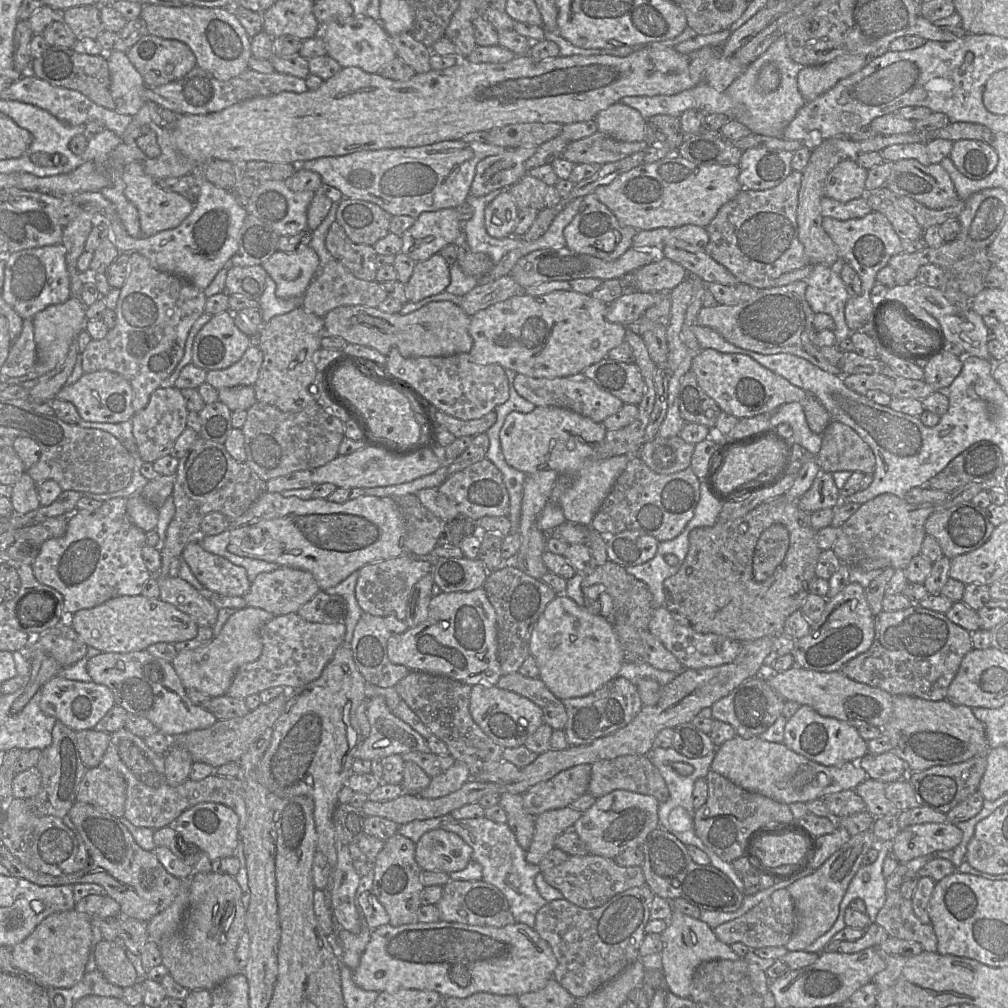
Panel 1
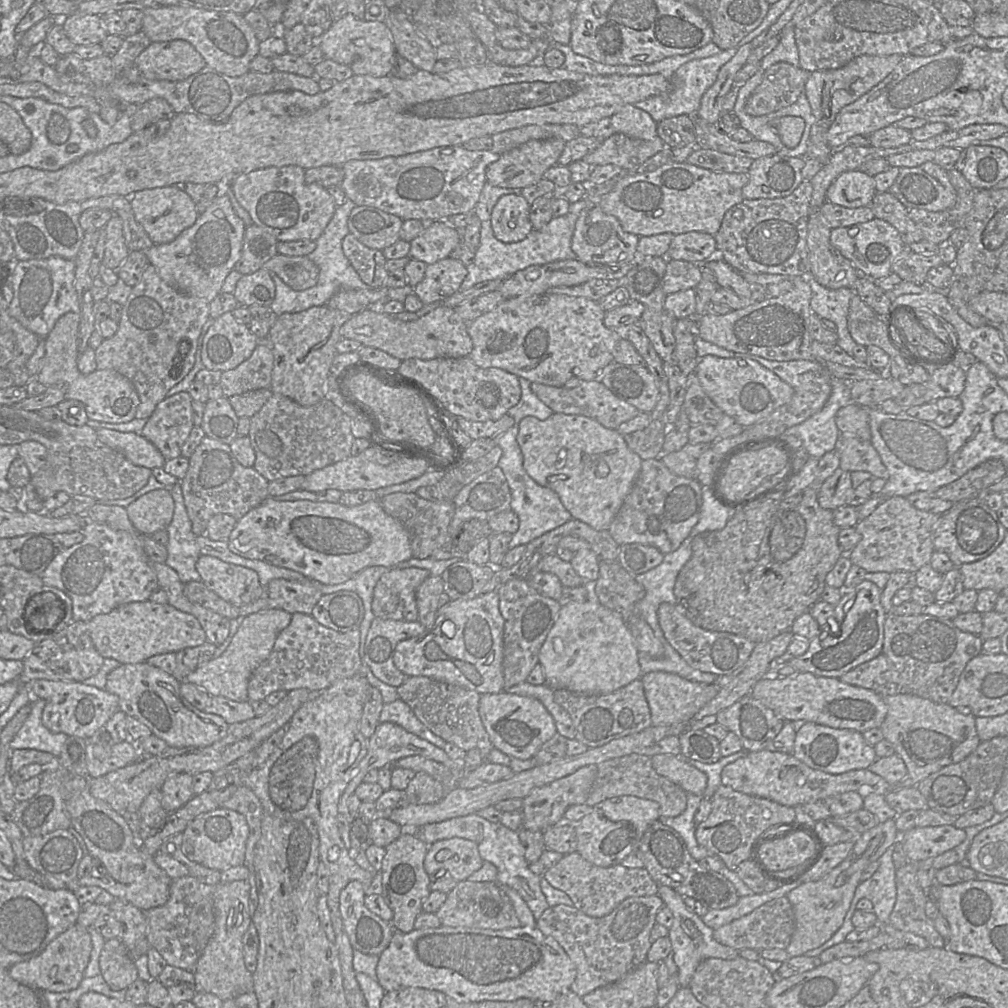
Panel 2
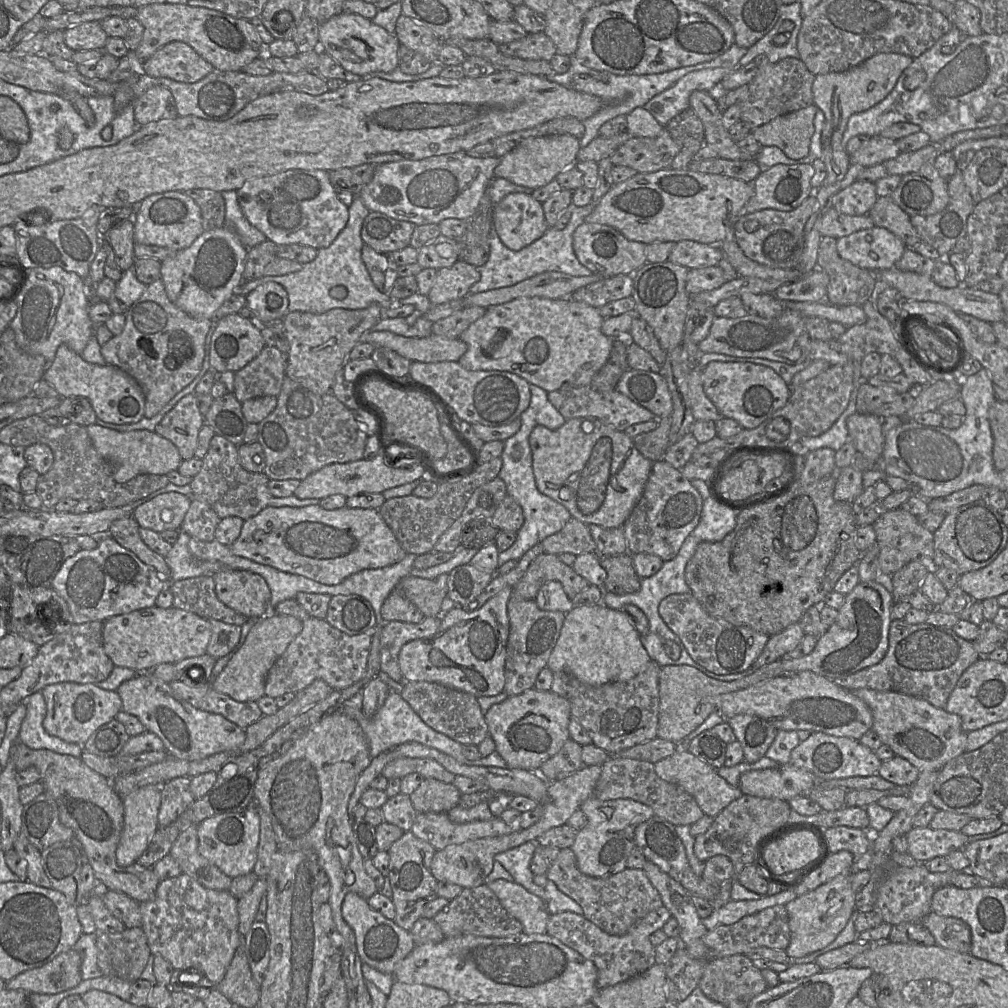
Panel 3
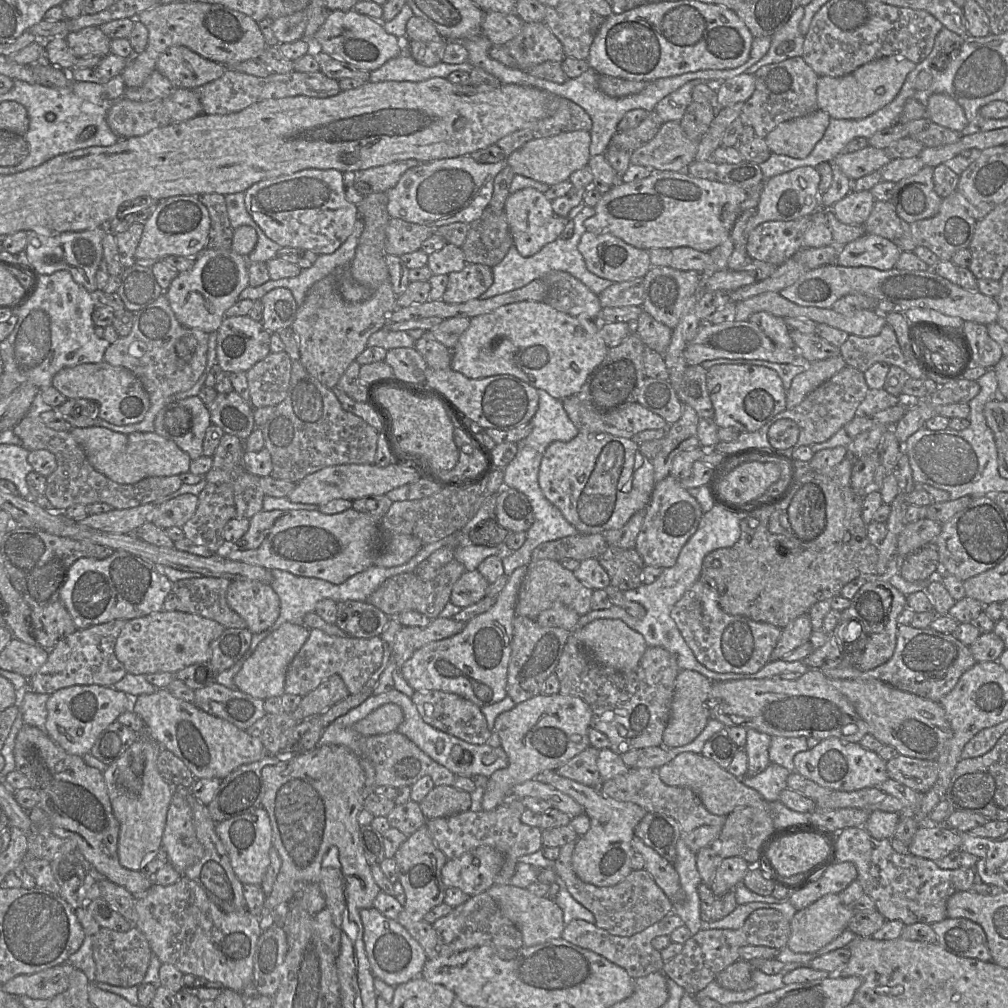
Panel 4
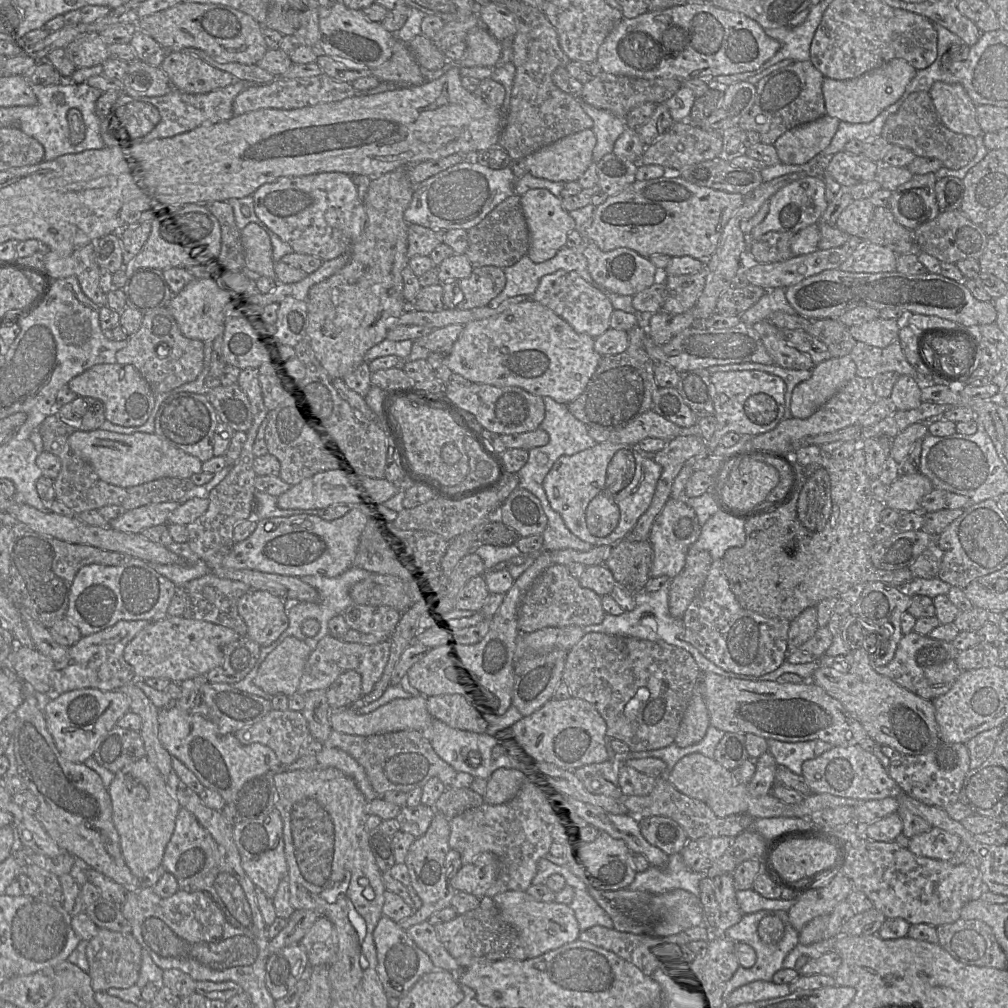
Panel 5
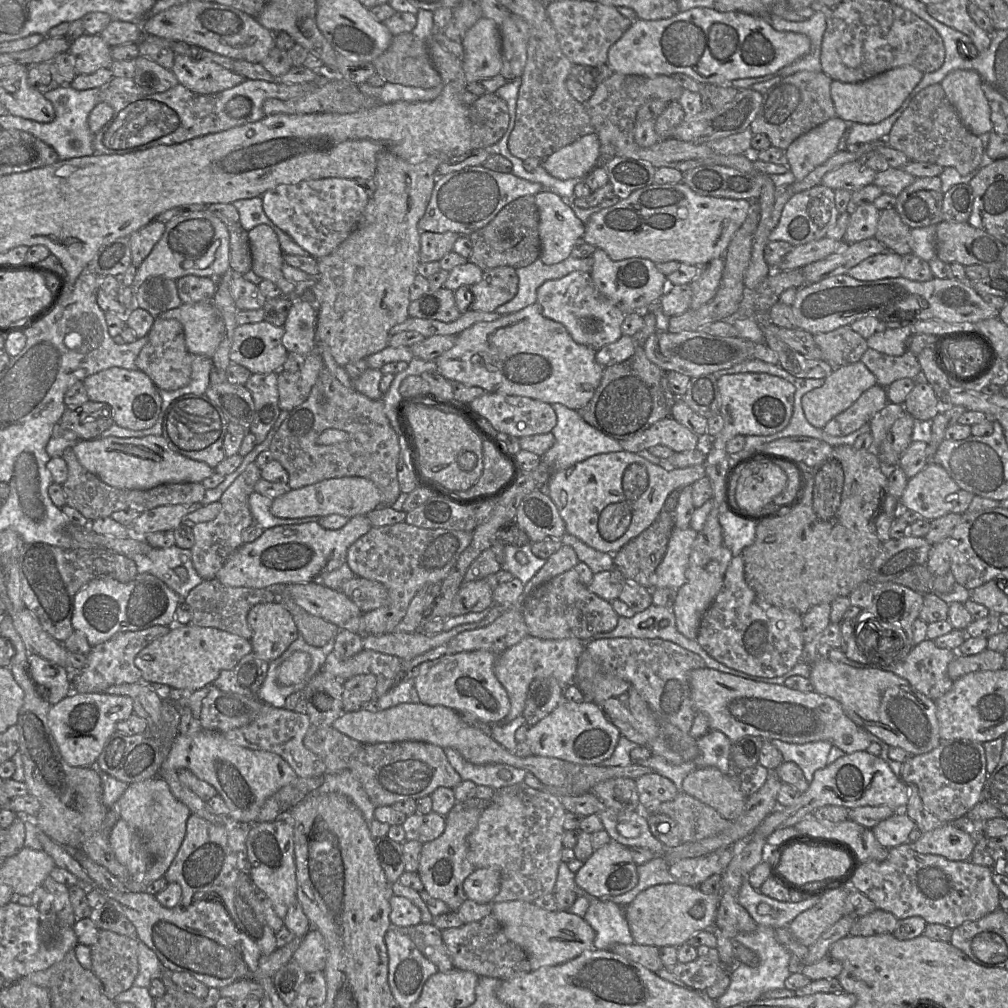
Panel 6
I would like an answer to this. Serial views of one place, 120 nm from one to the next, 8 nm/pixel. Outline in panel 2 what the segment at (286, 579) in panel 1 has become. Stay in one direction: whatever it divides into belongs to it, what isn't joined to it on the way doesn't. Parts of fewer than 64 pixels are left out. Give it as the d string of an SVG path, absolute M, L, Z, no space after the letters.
M277 578L269 582L265 595L277 603L277 609L311 615L323 594L311 584Z

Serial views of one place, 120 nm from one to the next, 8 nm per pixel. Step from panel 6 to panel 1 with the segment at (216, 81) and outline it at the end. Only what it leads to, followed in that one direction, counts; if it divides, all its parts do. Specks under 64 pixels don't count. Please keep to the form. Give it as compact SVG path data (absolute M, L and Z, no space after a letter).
M152 34L143 36L126 54L149 87L180 80L197 66L197 58L186 43Z

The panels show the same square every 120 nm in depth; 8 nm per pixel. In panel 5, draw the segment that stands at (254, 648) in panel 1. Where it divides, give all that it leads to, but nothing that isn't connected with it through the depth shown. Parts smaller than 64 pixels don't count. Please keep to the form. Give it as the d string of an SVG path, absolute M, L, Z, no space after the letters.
M287 637L260 664L254 684L271 696L295 694L310 653L305 642Z

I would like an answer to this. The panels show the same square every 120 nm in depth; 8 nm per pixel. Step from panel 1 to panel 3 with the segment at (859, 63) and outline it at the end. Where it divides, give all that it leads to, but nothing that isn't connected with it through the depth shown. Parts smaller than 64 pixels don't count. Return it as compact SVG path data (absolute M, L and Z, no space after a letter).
M879 53L844 71L816 75L812 84L813 104L825 117L822 133L820 160L826 168L822 186L829 186L844 179L850 166L849 154L841 140L851 115L868 110L881 102L895 87L901 73L912 63L913 58L898 53Z

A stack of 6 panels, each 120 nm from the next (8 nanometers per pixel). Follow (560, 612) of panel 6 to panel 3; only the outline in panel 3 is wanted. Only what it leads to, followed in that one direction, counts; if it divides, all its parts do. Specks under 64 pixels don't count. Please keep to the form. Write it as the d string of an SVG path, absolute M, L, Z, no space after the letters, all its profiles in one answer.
M542 553L530 563L514 586L514 595L525 600L535 600L539 589L548 581L560 582L571 600L590 585L572 567L563 563L558 555Z

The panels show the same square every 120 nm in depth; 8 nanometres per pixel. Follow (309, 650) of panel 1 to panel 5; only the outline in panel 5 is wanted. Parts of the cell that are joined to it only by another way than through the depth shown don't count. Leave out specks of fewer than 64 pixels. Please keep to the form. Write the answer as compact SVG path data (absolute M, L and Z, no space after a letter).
M326 635L311 651L296 693L305 695L312 690L326 690L341 674L347 671L355 671L361 676L361 696L365 696L371 692L380 679L388 658L389 639L374 645L364 645L343 642L331 635Z

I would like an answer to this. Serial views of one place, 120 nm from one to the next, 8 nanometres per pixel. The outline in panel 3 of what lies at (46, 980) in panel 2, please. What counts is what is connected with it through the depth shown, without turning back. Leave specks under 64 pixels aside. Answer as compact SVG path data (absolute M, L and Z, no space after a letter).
M75 949L60 953L47 964L26 970L9 981L6 981L9 989L23 990L28 994L56 994L76 987L81 981L82 955Z

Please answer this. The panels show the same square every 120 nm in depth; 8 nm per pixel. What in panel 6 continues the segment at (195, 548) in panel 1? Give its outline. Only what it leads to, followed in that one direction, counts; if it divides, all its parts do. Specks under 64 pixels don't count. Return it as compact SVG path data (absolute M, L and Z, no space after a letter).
M276 602L253 606L248 612L247 623L252 633L250 642L253 652L268 663L280 657L300 634L289 611Z

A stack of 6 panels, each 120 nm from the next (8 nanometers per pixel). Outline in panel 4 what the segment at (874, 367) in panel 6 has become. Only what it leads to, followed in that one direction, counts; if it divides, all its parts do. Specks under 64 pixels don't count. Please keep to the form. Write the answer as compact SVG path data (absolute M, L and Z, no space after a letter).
M888 324L876 336L859 337L849 334L839 349L845 363L861 372L877 362L883 362L900 367L913 379L926 378L918 364L903 354L895 332Z

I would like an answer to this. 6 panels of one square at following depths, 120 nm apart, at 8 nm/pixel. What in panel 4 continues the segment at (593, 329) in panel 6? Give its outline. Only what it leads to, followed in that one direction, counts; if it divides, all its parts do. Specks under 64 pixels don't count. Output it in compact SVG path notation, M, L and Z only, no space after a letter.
M563 271L551 272L543 280L548 285L544 302L551 307L579 319L599 319L602 311L599 297L580 280Z

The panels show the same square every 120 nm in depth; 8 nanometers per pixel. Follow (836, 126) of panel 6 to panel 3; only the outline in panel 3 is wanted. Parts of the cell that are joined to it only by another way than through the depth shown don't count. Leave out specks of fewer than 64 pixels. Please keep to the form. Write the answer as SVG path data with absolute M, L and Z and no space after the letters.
M812 104L751 129L761 146L778 147L788 158L807 156L811 138L815 131L814 118L818 107Z

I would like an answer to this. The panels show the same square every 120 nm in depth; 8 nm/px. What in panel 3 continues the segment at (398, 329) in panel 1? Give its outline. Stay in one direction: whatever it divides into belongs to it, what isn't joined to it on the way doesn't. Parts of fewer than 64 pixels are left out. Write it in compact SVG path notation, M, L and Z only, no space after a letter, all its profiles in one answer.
M370 330L363 333L360 342L371 343L375 348L384 347L390 349L400 356L409 359L411 362L458 362L467 351L467 344L460 338L446 338L434 333L428 337L405 337L390 331Z

